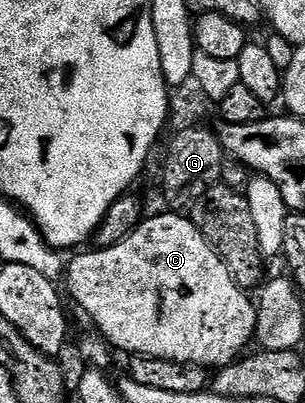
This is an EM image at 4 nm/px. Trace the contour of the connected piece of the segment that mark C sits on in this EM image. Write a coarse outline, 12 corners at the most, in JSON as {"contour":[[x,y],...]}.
{"contour":[[145,217],[66,266],[128,356],[219,368],[253,299],[191,217]]}

